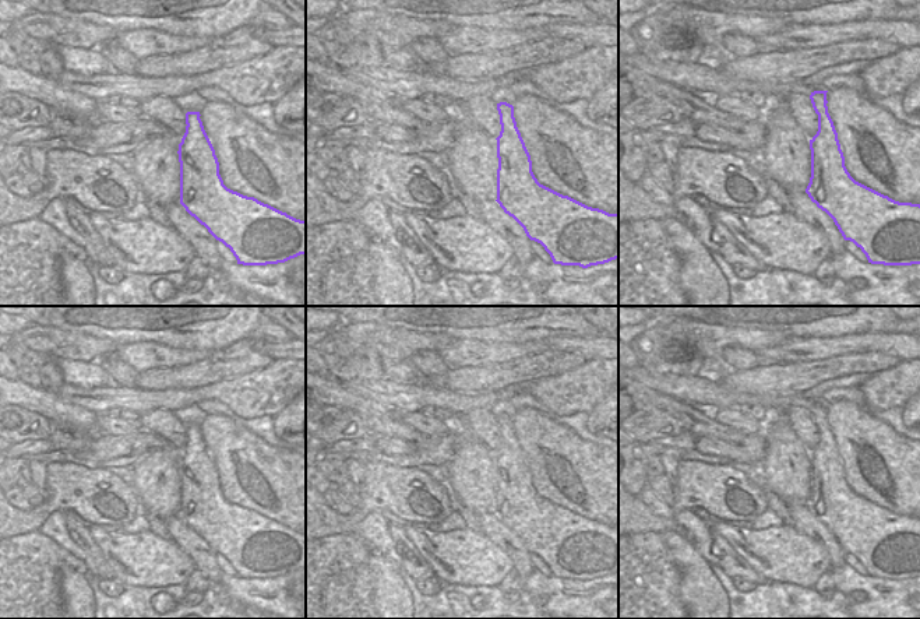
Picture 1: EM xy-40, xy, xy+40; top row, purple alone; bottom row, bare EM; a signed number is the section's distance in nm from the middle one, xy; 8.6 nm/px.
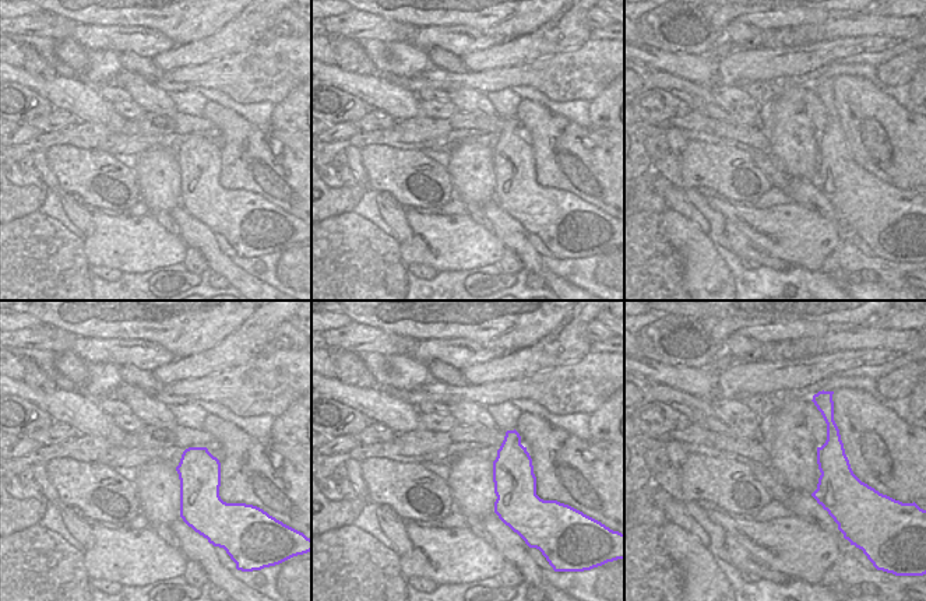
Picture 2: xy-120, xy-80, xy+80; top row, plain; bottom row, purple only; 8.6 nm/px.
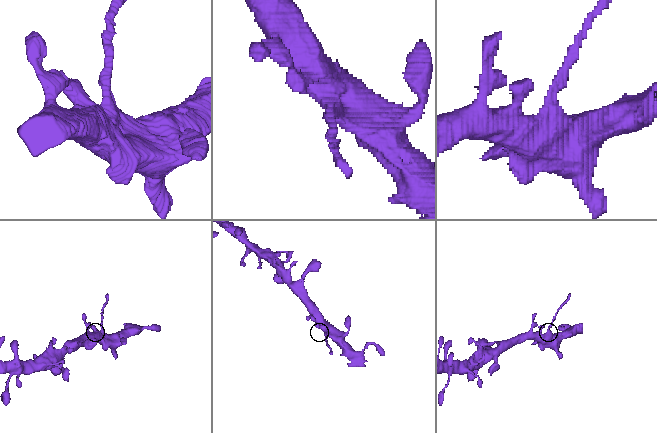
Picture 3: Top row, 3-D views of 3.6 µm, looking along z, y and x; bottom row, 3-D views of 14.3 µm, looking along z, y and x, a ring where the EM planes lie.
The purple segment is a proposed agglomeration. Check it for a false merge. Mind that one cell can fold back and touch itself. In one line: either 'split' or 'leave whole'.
split

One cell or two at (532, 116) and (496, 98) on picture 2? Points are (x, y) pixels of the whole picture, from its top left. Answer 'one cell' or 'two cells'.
two cells

